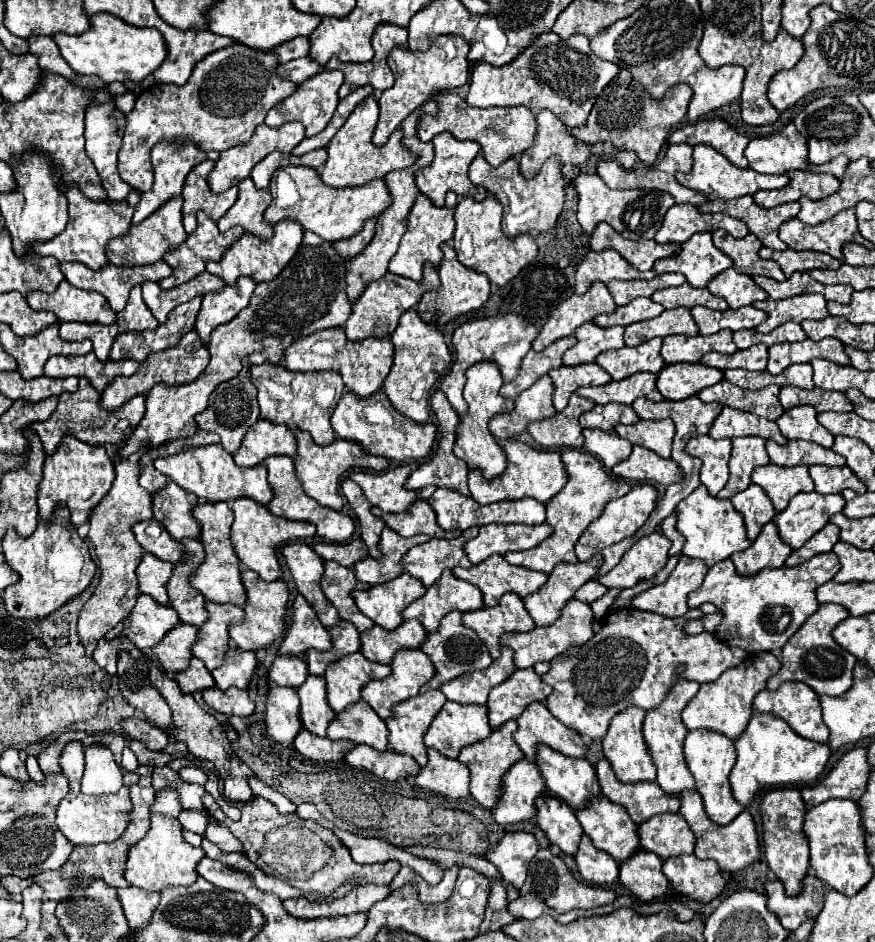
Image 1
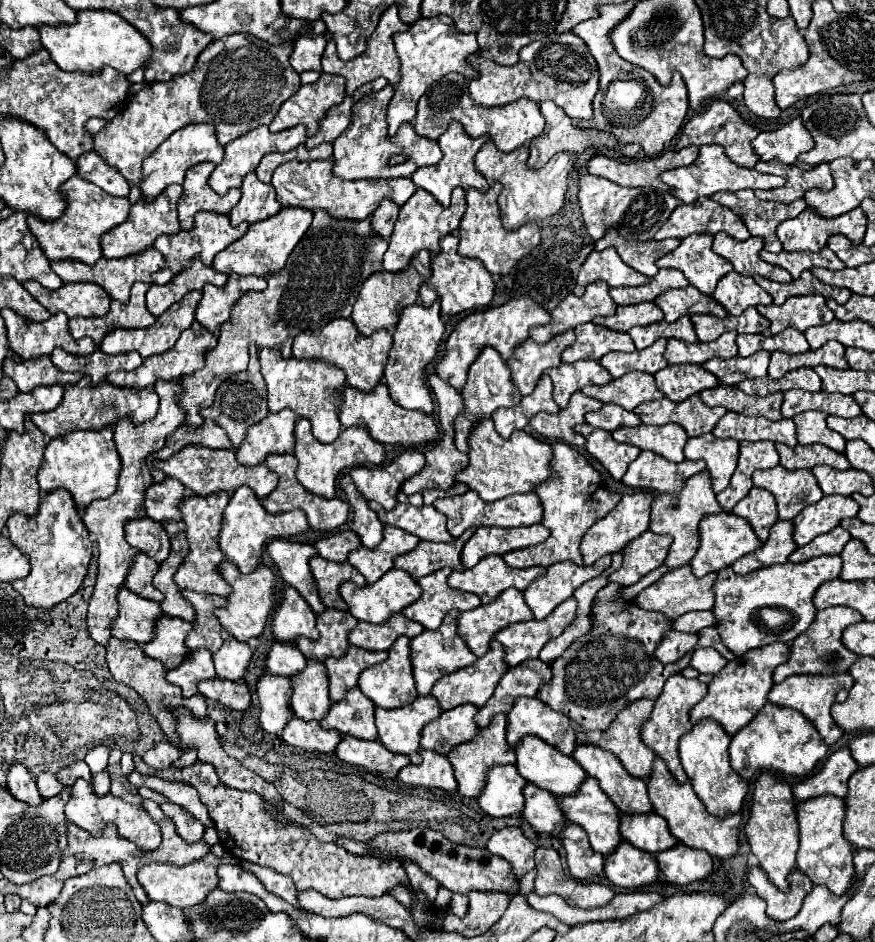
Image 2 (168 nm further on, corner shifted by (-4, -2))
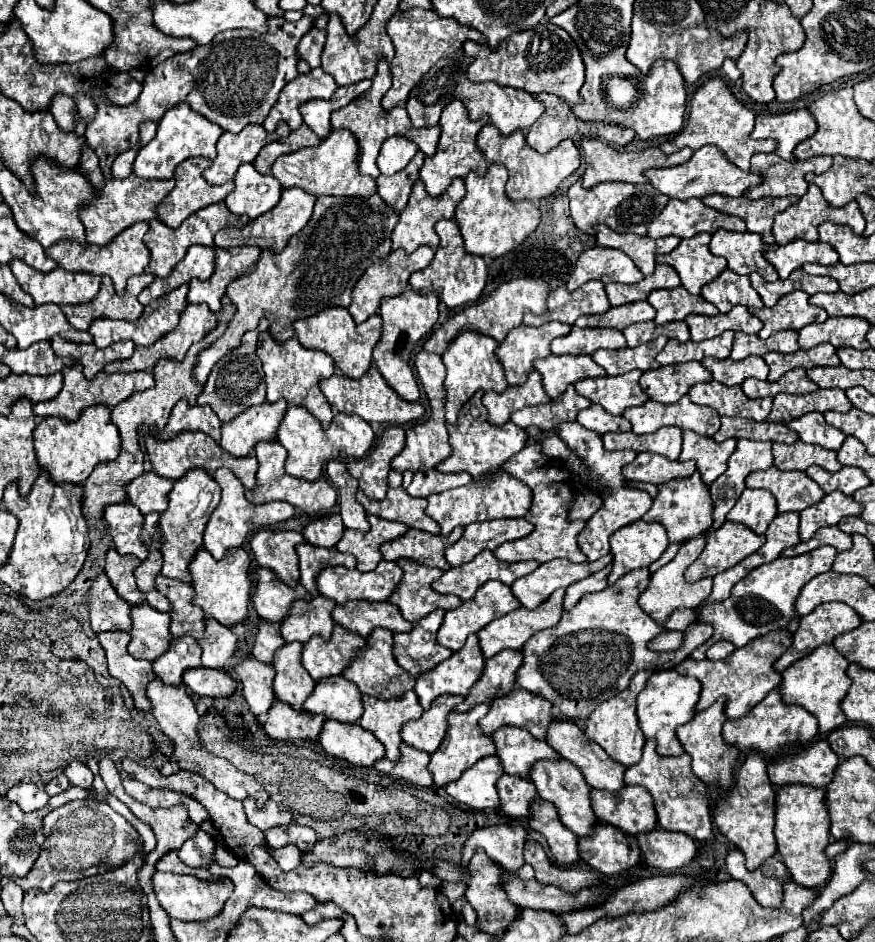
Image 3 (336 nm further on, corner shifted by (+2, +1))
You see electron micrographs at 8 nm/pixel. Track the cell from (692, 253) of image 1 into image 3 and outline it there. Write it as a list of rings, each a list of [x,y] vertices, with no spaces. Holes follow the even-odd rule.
[[[709,233],[681,239],[681,243],[671,253],[657,257],[657,263],[669,263],[679,273],[683,287],[695,295],[703,285],[711,283],[727,269],[727,261],[709,251],[709,241]]]

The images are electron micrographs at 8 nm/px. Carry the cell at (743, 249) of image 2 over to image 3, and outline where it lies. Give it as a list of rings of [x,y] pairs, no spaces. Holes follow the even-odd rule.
[[[719,229],[709,245],[711,253],[717,257],[725,257],[729,261],[729,269],[739,275],[759,273],[765,281],[777,281],[779,275],[775,267],[763,257],[767,245],[757,237],[757,233],[733,233],[727,229]]]

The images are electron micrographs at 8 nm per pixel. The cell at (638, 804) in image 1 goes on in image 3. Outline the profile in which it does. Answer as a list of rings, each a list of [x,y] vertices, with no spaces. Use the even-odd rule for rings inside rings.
[[[553,721],[547,729],[547,735],[545,735],[545,741],[567,761],[571,761],[585,777],[585,781],[593,787],[593,789],[605,789],[605,791],[617,791],[621,789],[625,783],[623,783],[623,773],[625,773],[625,767],[621,763],[615,763],[613,759],[609,759],[607,753],[603,753],[603,749],[589,741],[585,737],[585,733],[573,723],[573,721]]]

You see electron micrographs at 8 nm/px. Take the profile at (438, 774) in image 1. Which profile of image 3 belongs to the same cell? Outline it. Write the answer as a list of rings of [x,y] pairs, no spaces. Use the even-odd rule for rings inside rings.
[[[401,743],[399,747],[401,751],[401,757],[399,761],[395,763],[389,763],[387,759],[381,759],[377,761],[373,767],[381,773],[387,773],[387,775],[393,775],[393,777],[401,777],[405,781],[411,781],[419,787],[429,787],[433,785],[433,779],[431,779],[431,773],[427,769],[431,757],[429,753],[425,751],[417,751],[415,747],[409,747],[405,743]]]

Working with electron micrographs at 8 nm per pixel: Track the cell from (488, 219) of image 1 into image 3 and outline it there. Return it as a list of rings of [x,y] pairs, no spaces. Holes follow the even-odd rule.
[[[491,163],[485,175],[469,173],[465,177],[467,185],[467,195],[461,199],[461,203],[455,209],[455,221],[461,227],[463,239],[465,239],[465,249],[473,255],[489,255],[489,257],[501,257],[521,245],[527,235],[531,235],[539,221],[539,209],[533,201],[511,201],[505,193],[505,183],[507,183],[507,169],[501,163]]]

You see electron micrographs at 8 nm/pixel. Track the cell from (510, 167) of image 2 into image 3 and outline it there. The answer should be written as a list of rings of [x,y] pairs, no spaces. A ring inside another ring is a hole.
[[[489,123],[479,131],[477,137],[477,145],[479,149],[485,153],[485,159],[489,163],[503,163],[509,171],[509,181],[507,181],[507,195],[513,201],[521,201],[521,199],[543,199],[547,195],[551,195],[557,185],[567,179],[569,175],[573,175],[581,163],[579,157],[579,149],[575,147],[575,143],[571,139],[561,141],[557,147],[553,147],[549,153],[537,153],[535,149],[531,149],[525,141],[523,131],[513,131],[511,135],[501,135],[501,131]]]

